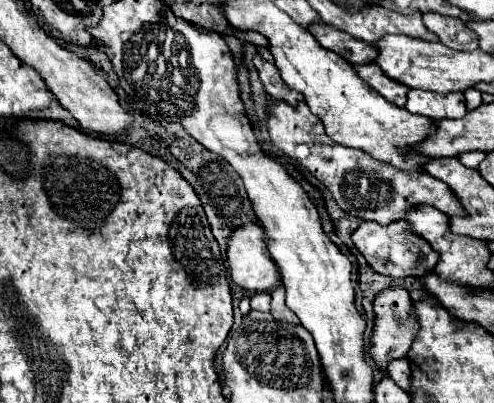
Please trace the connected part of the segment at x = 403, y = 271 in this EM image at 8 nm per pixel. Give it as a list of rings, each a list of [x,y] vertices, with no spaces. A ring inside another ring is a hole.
[[[362,221],[360,227],[354,229],[352,233],[352,241],[374,271],[390,277],[408,277],[408,275],[420,277],[422,273],[432,271],[434,265],[438,263],[438,253],[430,247],[430,243],[414,235],[406,221],[392,221],[390,225],[380,225],[376,221]]]

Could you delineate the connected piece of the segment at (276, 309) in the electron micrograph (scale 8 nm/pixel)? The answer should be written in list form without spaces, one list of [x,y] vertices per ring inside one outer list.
[[[276,287],[272,291],[272,303],[270,303],[270,313],[274,319],[278,321],[288,321],[288,323],[294,323],[298,325],[298,317],[284,305],[284,287]]]

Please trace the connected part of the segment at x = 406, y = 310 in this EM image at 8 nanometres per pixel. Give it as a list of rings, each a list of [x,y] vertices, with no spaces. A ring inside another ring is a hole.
[[[386,289],[374,299],[376,325],[374,325],[370,355],[380,365],[380,369],[386,369],[386,363],[390,359],[404,357],[406,351],[410,349],[410,343],[412,343],[414,333],[416,333],[416,321],[410,315],[410,307],[412,307],[412,299],[410,299],[406,289]]]

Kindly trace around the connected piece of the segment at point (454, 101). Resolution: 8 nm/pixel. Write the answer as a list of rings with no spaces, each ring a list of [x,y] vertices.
[[[410,89],[408,91],[408,103],[406,109],[416,115],[424,115],[432,121],[438,119],[460,119],[466,115],[466,103],[464,95],[454,91],[454,93],[432,93],[432,91],[422,91],[422,89]]]

